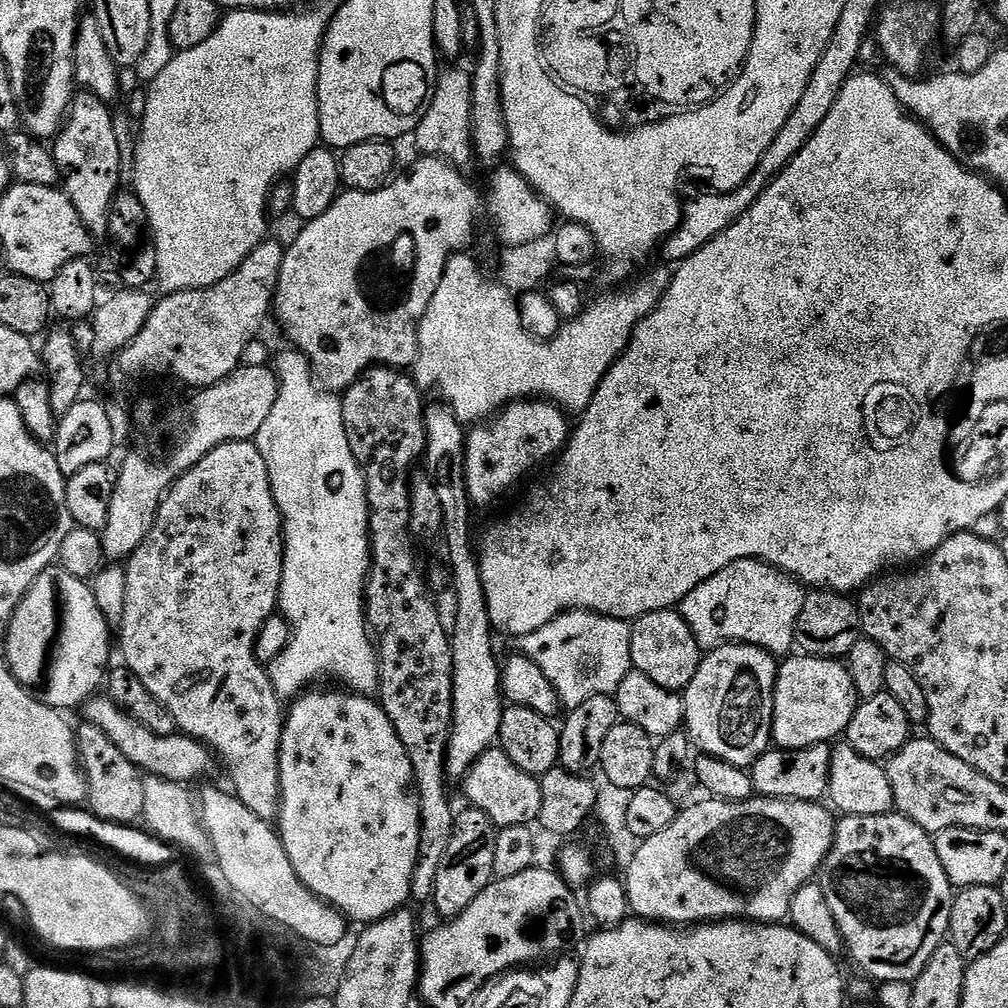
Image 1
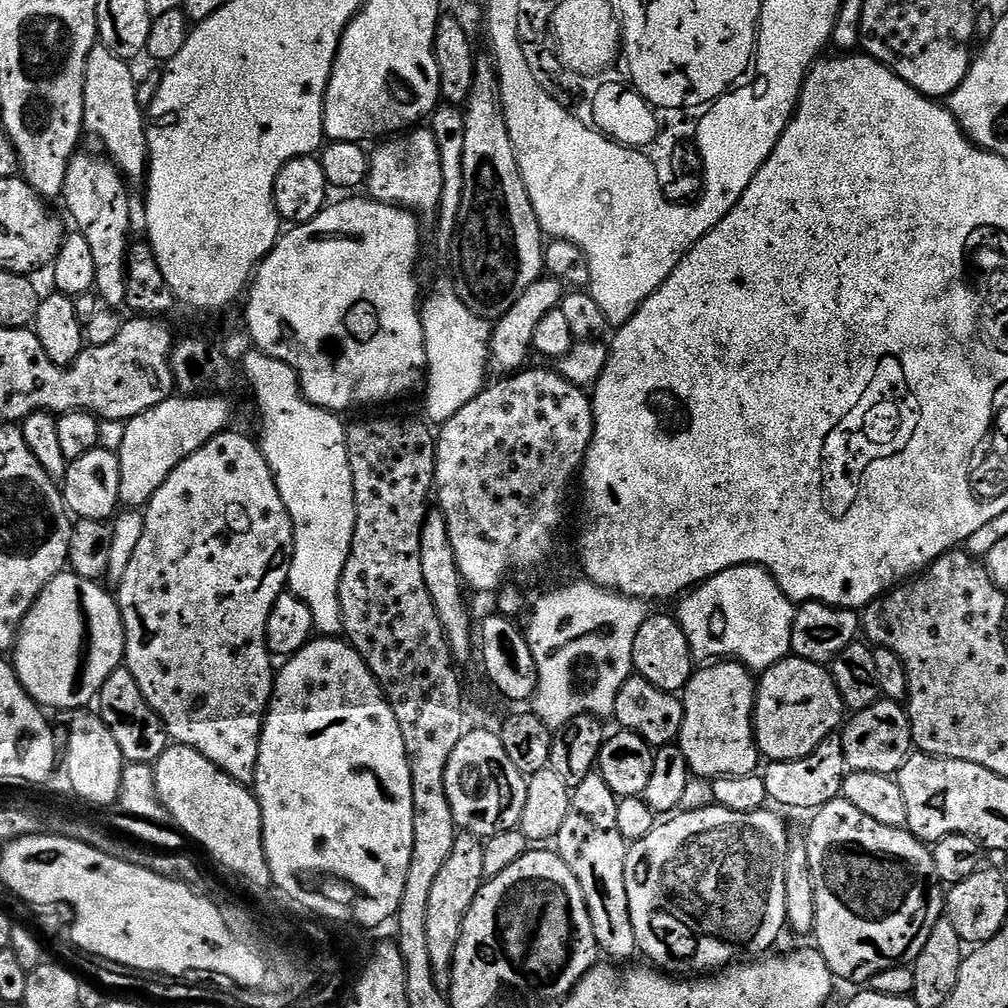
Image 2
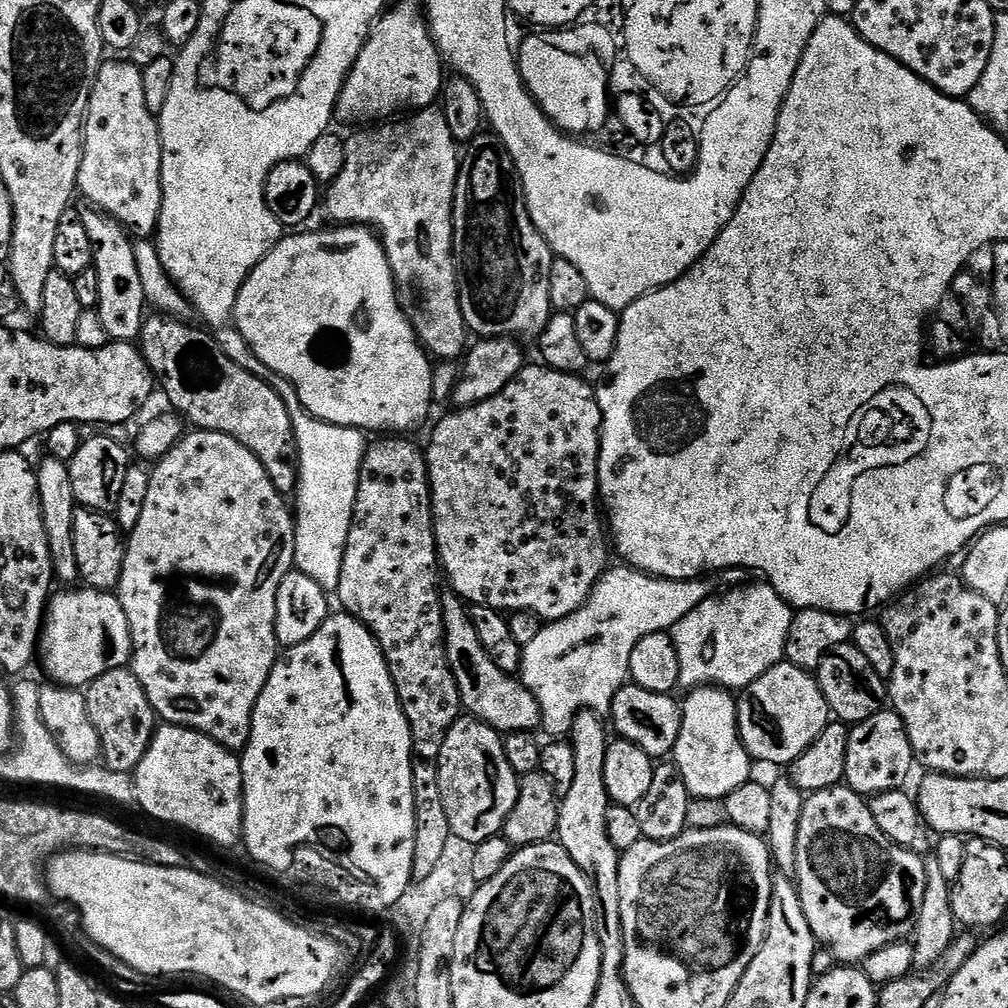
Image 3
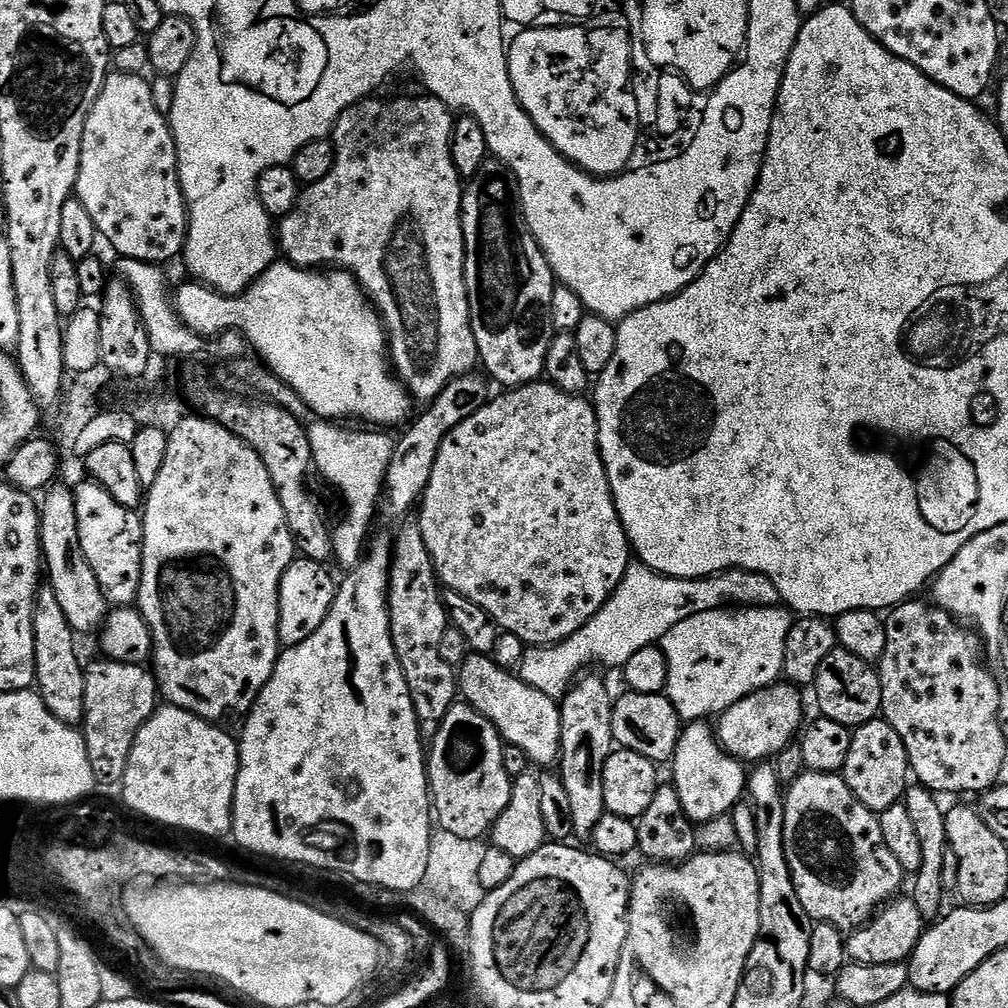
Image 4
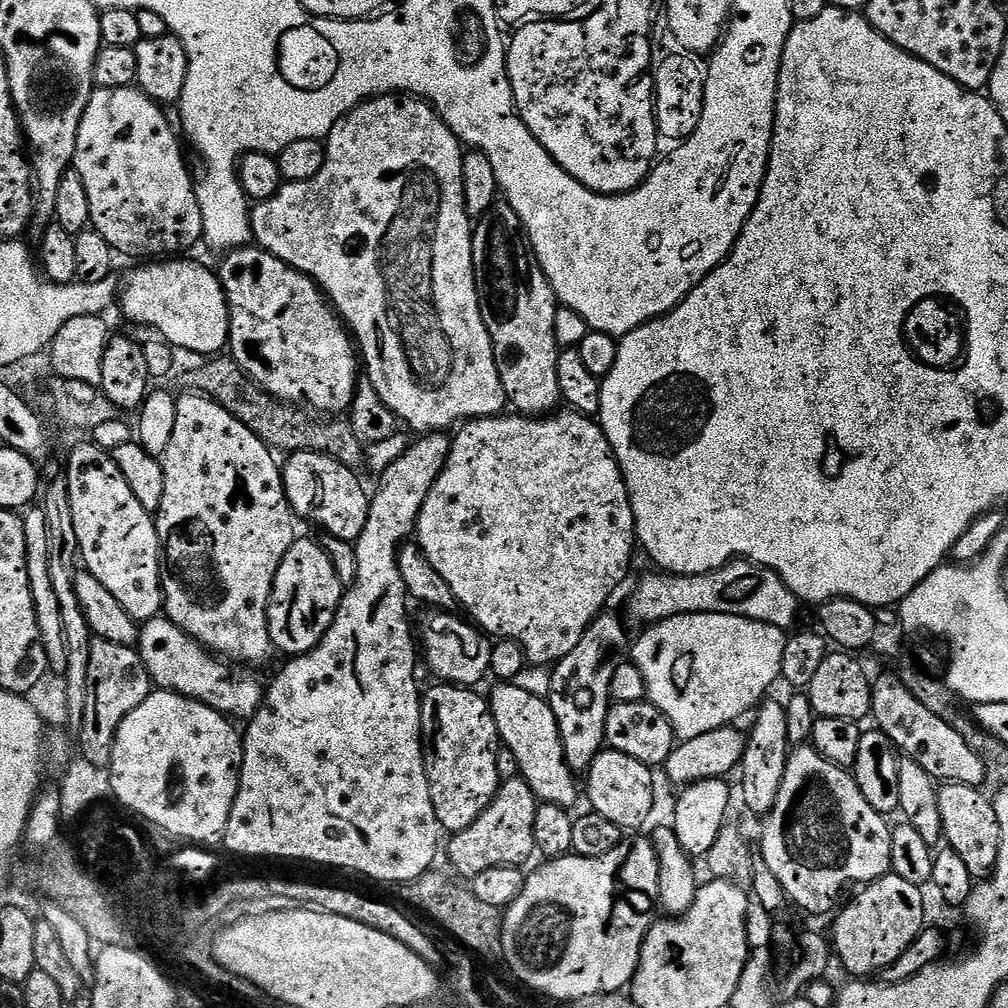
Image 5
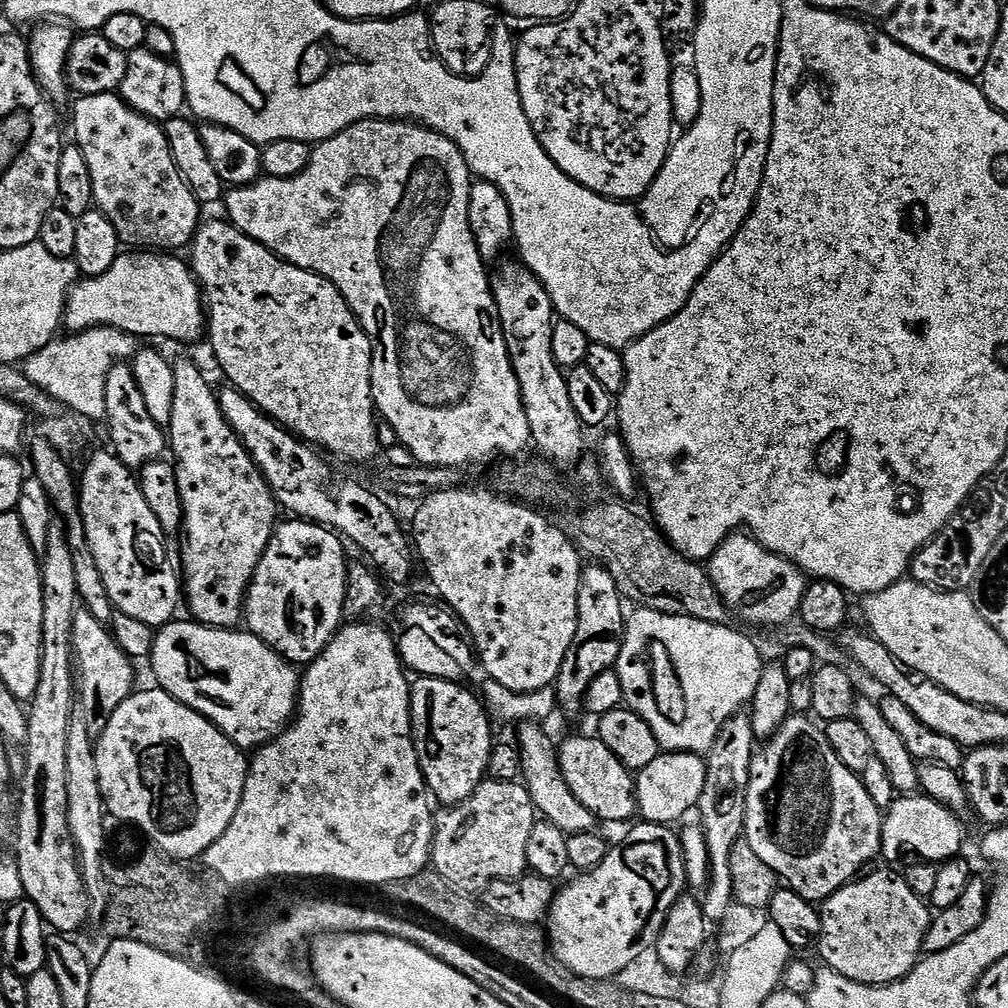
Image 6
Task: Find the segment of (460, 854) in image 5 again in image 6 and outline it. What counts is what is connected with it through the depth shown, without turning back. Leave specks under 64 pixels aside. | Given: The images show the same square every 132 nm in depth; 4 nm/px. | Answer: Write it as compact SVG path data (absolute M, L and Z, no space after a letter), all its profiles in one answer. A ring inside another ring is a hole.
M485 779L469 800L443 811L434 820L430 864L455 891L480 894L495 880L516 880L525 875L526 841L538 813L523 783Z

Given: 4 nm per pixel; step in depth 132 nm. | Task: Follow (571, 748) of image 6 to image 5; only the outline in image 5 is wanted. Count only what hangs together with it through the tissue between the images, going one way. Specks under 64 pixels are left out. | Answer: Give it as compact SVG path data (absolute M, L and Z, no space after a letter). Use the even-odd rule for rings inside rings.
M605 750L600 752L594 758L594 762L588 768L586 779L588 779L588 800L591 811L602 814L602 818L614 822L614 826L618 826L622 830L628 828L636 828L632 830L640 830L644 823L652 816L652 807L656 804L656 780L653 769L648 765L638 762L638 758L630 758L630 754L622 754L621 752L613 752Z

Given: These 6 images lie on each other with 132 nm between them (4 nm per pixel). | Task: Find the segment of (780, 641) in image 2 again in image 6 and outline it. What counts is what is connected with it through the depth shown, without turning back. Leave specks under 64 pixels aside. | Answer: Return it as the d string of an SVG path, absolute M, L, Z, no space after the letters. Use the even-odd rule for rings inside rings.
M643 606L635 609L637 612L627 617L624 626L624 641L622 650L616 659L615 672L622 682L622 694L624 695L624 704L637 712L643 720L654 730L654 738L658 738L661 749L665 752L695 752L697 754L707 754L715 744L719 731L723 724L733 715L739 713L745 706L751 705L754 698L754 690L758 688L760 675L766 665L765 658L760 657L760 648L748 636L743 636L736 628L730 628L727 623L715 624L714 622L700 621L698 618L684 616L667 616L653 609Z

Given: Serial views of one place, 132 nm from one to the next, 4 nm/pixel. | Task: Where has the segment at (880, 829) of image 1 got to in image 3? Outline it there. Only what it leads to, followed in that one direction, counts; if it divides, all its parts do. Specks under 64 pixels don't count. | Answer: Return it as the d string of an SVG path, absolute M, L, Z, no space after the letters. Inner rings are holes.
M847 786L827 788L805 799L798 822L797 864L794 883L800 889L802 910L817 941L844 966L863 965L864 959L891 944L907 941L915 933L918 910L926 895L926 870L922 856L896 844L874 822L869 801Z

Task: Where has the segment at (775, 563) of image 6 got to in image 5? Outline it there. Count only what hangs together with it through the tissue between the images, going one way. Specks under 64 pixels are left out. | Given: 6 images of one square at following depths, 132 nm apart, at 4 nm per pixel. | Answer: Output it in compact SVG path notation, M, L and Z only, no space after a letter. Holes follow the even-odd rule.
M737 558L730 564L723 564L718 570L698 574L697 576L673 576L665 574L663 571L653 571L653 576L644 576L640 580L640 585L636 588L636 593L632 596L632 616L636 620L641 620L641 625L651 626L666 618L674 618L682 614L734 614L742 618L750 618L754 622L766 622L770 626L788 630L796 620L796 607L798 601L794 593L774 574L774 570L763 568L760 564L754 564L751 560Z

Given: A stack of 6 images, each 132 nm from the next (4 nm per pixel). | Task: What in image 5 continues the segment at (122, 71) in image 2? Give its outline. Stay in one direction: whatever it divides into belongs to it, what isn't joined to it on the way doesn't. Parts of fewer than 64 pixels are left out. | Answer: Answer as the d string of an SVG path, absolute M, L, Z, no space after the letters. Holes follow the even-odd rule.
M133 86L133 87L131 87L131 88L96 88L96 89L95 89L95 91L93 91L93 93L92 93L92 95L91 95L91 96L89 96L89 98L88 98L88 105L87 105L87 106L86 106L86 110L85 110L85 111L84 111L84 113L83 113L83 114L82 114L82 122L81 122L81 123L80 123L80 125L79 125L79 126L78 126L78 142L77 142L77 143L76 143L76 149L75 149L75 150L74 150L74 158L73 158L73 159L72 159L72 168L73 168L73 169L74 169L74 170L75 170L75 171L76 171L76 172L77 172L77 174L78 174L78 175L80 175L80 177L81 177L81 178L82 178L82 186L84 186L84 187L85 187L85 188L86 188L86 198L90 198L90 224L91 224L91 227L92 227L92 228L93 228L93 229L94 229L94 230L95 230L95 231L96 231L96 232L97 232L97 233L98 233L98 234L102 234L102 238L106 238L106 242L107 242L107 243L108 243L108 244L109 244L109 245L110 245L110 247L111 247L111 248L112 248L112 250L113 250L113 253L116 253L116 254L119 254L119 255L120 255L120 252L121 252L121 254L122 254L122 255L124 255L124 256L144 256L144 257L140 257L140 258L176 258L176 257L179 257L179 256L180 256L180 255L181 255L181 254L188 254L188 253L191 253L191 252L188 252L188 251L190 251L190 250L191 250L191 248L192 248L192 247L194 247L194 246L195 246L195 244L196 244L196 243L197 243L197 244L198 244L198 245L199 245L199 244L200 244L200 243L201 243L201 241L203 241L203 238L204 238L204 231L203 231L203 230L202 230L202 210L198 210L198 198L197 198L197 197L196 197L196 189L195 189L195 187L194 187L194 176L193 176L193 180L192 180L192 176L191 176L191 174L190 174L190 173L188 173L188 168L187 168L187 166L186 166L186 165L184 165L184 152L183 152L183 150L182 150L182 149L180 149L180 144L179 144L179 142L178 142L178 141L176 141L176 132L177 132L177 129L176 129L176 128L175 128L175 127L174 127L174 124L173 124L173 128L174 128L174 129L172 129L172 124L171 124L171 122L170 122L170 121L168 121L168 120L167 120L167 118L166 118L166 117L164 117L164 112L165 112L165 109L164 109L164 108L163 108L163 107L161 107L161 105L159 105L159 104L157 104L157 103L156 103L156 101L155 101L155 100L152 100L152 99L150 99L150 97L148 97L148 95L146 95L146 93L144 93L144 92L142 92L142 91L140 91L140 89L139 89L139 87L136 87L136 86Z

